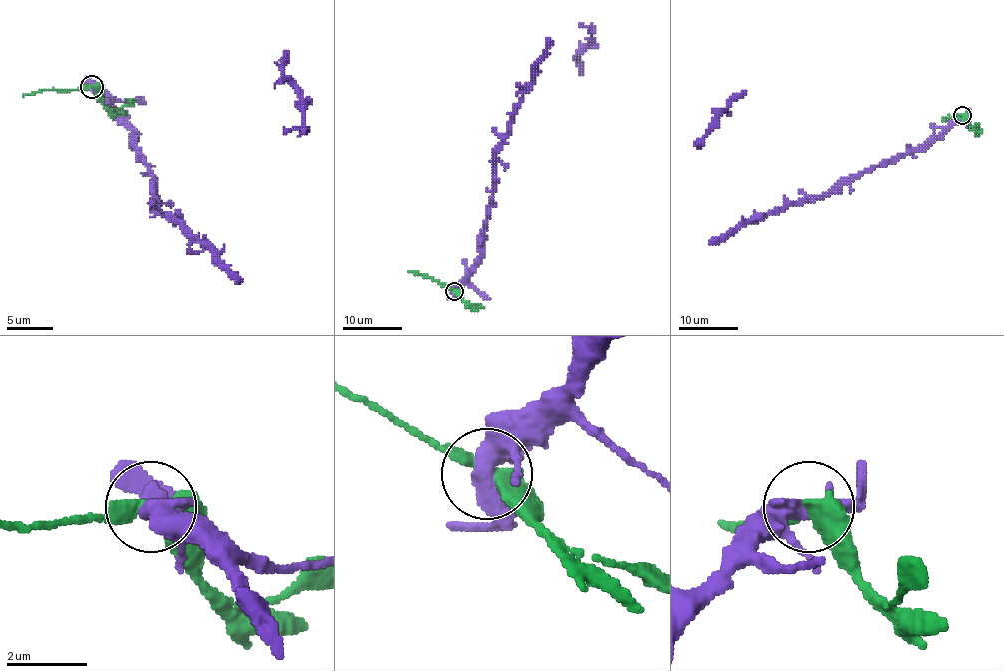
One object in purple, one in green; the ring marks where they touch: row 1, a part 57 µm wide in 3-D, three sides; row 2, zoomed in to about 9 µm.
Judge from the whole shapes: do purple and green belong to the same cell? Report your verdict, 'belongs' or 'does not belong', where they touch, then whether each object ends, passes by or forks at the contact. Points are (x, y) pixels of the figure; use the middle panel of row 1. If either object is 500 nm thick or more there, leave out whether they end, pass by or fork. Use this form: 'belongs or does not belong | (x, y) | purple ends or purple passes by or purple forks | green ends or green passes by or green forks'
does not belong | (454, 291) | purple passes by | green passes by

